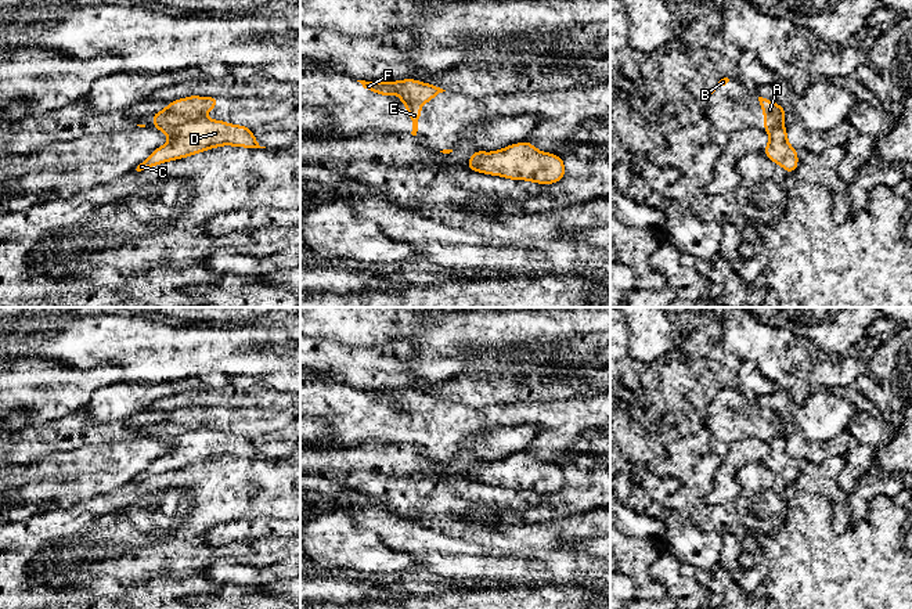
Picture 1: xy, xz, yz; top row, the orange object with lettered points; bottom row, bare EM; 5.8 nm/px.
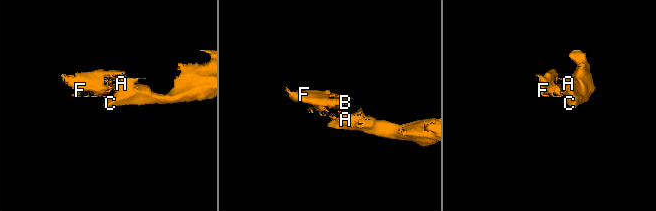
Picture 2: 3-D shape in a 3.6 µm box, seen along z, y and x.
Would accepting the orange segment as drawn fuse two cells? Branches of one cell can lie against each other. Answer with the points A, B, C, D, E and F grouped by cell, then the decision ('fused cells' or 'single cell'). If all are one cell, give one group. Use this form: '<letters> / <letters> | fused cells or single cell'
A B E F / C D | fused cells

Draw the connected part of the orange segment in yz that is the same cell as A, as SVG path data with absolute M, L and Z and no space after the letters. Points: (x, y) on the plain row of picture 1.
M758 407L758 411L764 422L765 436L763 440L769 442L772 437L783 433L786 418L763 407Z

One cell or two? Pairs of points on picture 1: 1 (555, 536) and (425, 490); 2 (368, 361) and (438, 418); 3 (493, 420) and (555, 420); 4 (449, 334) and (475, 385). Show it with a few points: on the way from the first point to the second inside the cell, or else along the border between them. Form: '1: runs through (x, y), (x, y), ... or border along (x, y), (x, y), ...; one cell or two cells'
1: runs through (523, 536), (485, 536), (462, 528), (457, 522); one cell
2: border along (371, 391), (417, 389), (435, 396); two cells
3: runs through (508, 415), (540, 415); one cell
4: border along (478, 370), (469, 374), (457, 374), (439, 382); two cells

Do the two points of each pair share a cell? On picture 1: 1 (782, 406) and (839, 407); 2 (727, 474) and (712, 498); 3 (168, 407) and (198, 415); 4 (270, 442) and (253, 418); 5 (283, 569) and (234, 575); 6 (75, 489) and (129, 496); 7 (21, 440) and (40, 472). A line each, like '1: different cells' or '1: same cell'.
1: same cell
2: same cell
3: different cells
4: different cells
5: same cell
6: different cells
7: different cells

